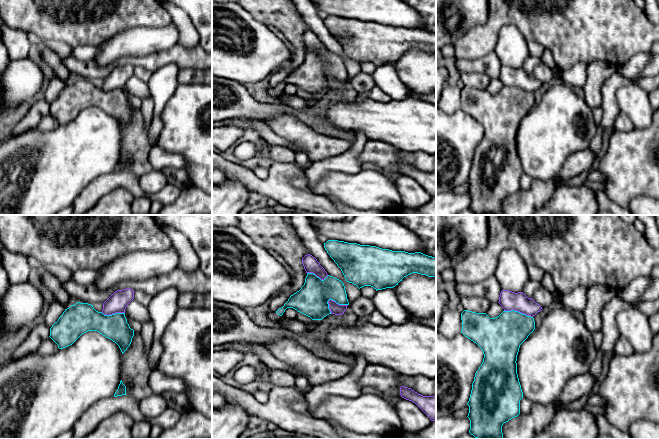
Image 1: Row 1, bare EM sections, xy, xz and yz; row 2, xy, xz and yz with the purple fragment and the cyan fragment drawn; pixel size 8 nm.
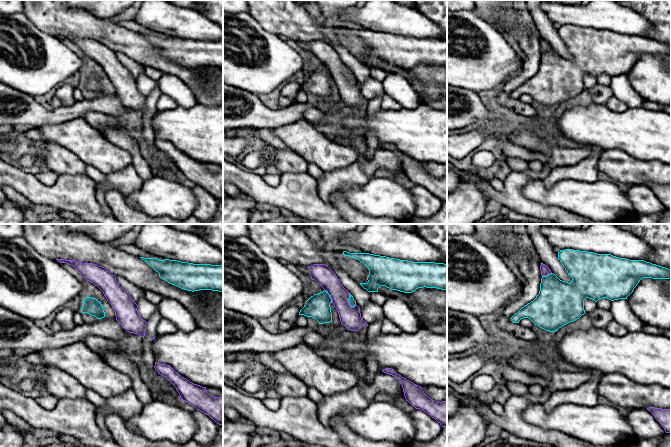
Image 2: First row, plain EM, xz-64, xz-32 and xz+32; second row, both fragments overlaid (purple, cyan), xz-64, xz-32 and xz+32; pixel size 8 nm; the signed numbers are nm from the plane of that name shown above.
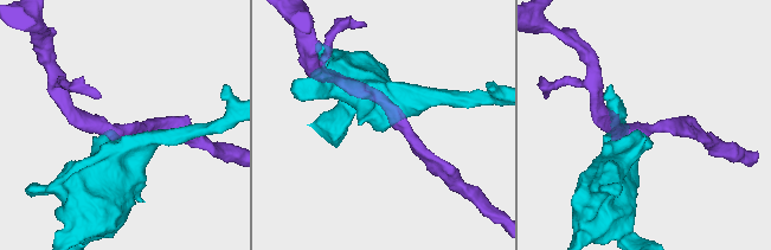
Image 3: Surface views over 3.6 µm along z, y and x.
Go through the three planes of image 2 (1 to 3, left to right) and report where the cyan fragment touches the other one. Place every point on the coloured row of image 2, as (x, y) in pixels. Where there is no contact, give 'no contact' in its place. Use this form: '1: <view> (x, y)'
1: no contact
2: xz-32 (347, 301)
3: xz+32 (546, 275)

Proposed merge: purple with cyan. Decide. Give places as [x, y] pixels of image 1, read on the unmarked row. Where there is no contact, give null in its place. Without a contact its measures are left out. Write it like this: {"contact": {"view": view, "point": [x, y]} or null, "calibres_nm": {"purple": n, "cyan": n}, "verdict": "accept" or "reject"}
{"contact": {"view": "xz", "point": [336, 79]}, "calibres_nm": {"purple": 90, "cyan": 260}, "verdict": "accept"}

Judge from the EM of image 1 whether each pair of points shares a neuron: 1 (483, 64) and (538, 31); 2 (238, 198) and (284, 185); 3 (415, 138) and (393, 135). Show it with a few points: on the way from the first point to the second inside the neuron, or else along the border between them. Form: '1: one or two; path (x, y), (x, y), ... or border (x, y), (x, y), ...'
1: two; border (493, 51), (471, 60)
2: two; border (230, 178), (239, 181), (250, 192)
3: one; path (410, 135), (398, 135)

